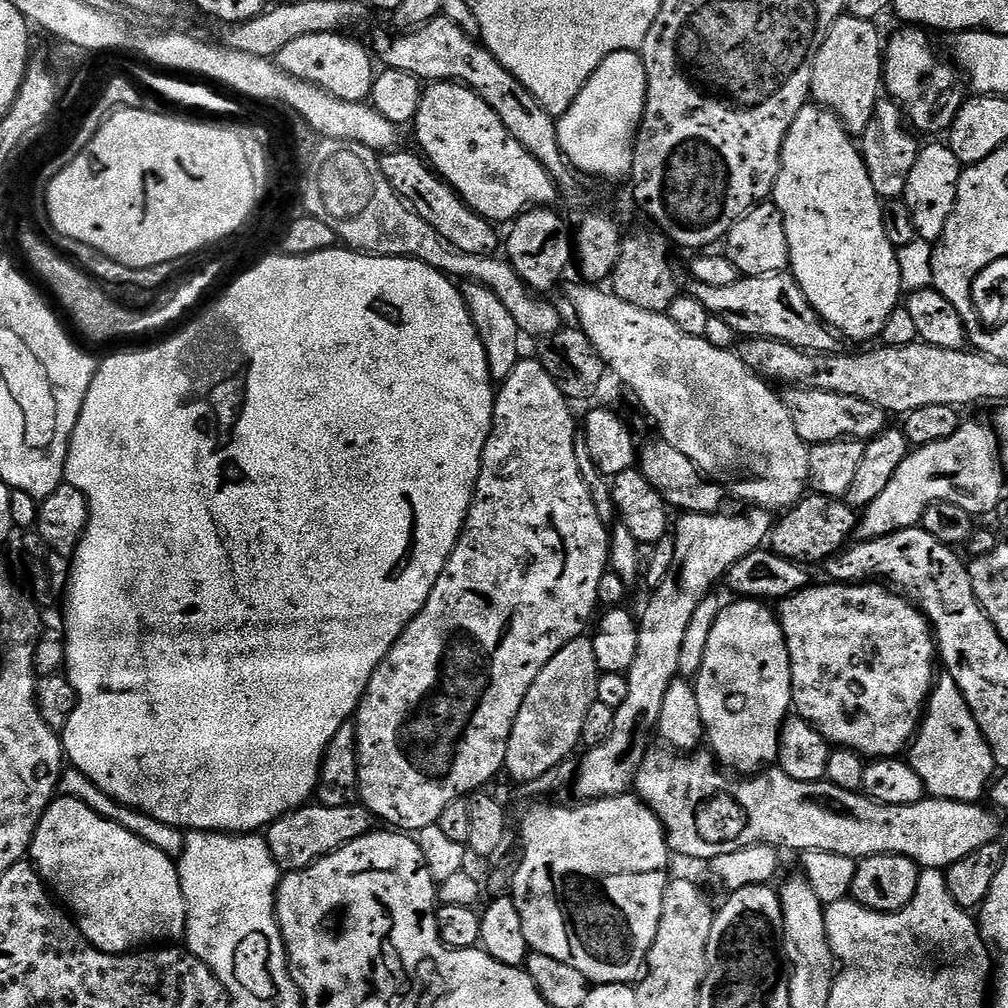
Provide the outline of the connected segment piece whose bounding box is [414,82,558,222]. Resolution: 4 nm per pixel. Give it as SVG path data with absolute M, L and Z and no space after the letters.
M429 83L420 98L415 128L419 151L436 175L484 219L511 222L533 206L552 206L558 200L556 183L548 171L508 135L492 107L463 84Z

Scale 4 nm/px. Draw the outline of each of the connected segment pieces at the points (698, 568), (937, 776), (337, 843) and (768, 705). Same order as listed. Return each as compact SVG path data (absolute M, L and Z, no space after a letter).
M755 506L747 509L745 516L727 516L727 511L711 512L710 514L698 514L697 512L685 512L679 517L680 521L674 524L674 562L662 578L657 588L651 589L652 597L644 608L644 613L638 616L638 654L634 654L634 666L630 666L627 672L630 694L626 694L626 702L615 708L614 730L610 730L610 738L602 742L602 746L594 746L587 749L580 756L580 769L574 781L574 789L581 797L581 801L601 800L607 796L622 796L633 791L636 775L642 766L644 756L650 750L648 744L654 740L654 733L660 727L660 715L662 714L662 702L666 702L666 690L681 675L682 642L686 639L686 630L694 618L694 610L698 610L702 598L713 591L716 583L723 581L729 570L746 554L757 551L760 544L769 539L774 523L771 511Z
M944 674L935 681L920 727L907 749L906 759L914 774L922 778L925 793L929 797L967 804L985 799L998 772L994 754L978 722L974 722L974 714L970 706L966 706L966 698L962 698L962 690L958 690L952 676Z
M319 802L309 803L293 812L287 812L282 818L269 824L266 839L270 846L270 854L280 867L281 873L300 872L316 860L337 852L342 846L362 838L367 832L373 831L374 817L363 803L347 804L346 806L326 806Z
M743 598L733 599L731 602L725 603L724 609L718 614L718 622L714 622L714 630L710 630L710 639L706 642L706 654L704 661L698 665L700 672L694 679L694 687L696 697L698 698L698 710L702 714L702 722L704 723L704 734L706 737L707 747L713 756L725 769L731 770L736 774L756 774L761 770L775 765L780 755L780 727L784 725L784 721L790 715L792 703L792 671L790 670L790 654L786 646L786 638L782 634L782 626L780 625L777 613L772 612L767 603L762 600L745 600Z

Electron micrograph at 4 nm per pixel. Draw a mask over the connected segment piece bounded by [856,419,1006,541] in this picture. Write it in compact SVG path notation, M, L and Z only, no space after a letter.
M965 419L955 434L942 442L934 442L930 446L922 446L909 451L908 456L894 470L894 478L886 485L886 490L874 498L874 502L863 509L856 526L856 536L861 541L882 538L886 534L894 534L898 530L917 527L924 519L924 512L932 504L953 504L962 506L974 518L995 513L1000 501L1005 499L1004 468L1006 462L999 454L1000 437L991 423L979 424L976 420Z

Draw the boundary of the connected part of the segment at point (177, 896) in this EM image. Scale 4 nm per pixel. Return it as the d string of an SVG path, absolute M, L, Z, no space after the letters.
M65 795L53 799L48 809L42 814L42 818L36 827L36 833L32 839L30 849L30 860L36 871L40 873L40 877L44 879L45 885L54 893L55 899L67 909L77 926L80 927L81 934L98 950L109 952L115 956L123 956L125 952L135 952L145 946L160 946L165 942L176 942L179 941L176 939L181 939L184 936L184 927L188 921L188 907L184 901L182 886L180 885L180 873L173 857L162 854L162 850L158 850L150 842L146 842L142 837L134 835L130 830L126 830L122 826L102 818L94 809L86 806L86 802L75 800Z

